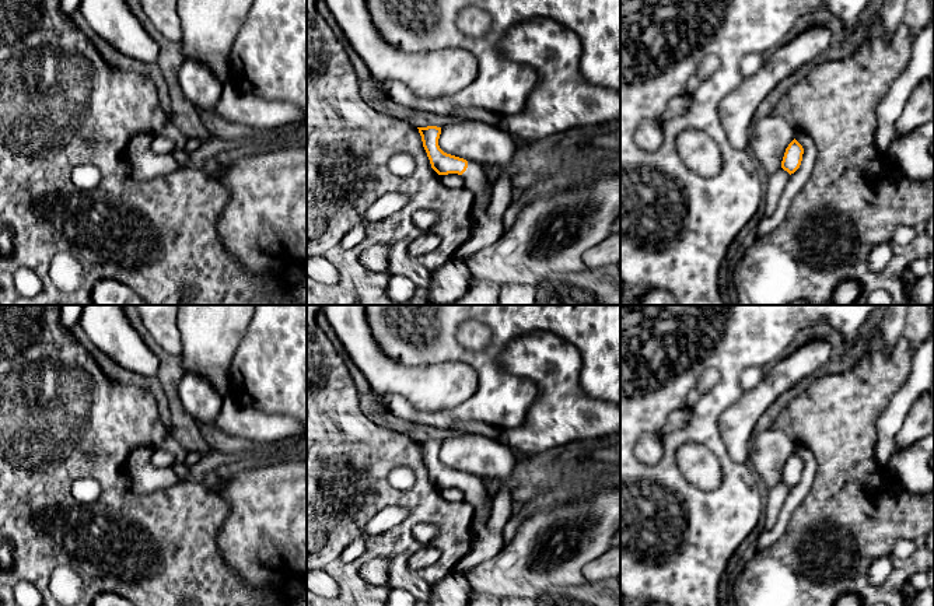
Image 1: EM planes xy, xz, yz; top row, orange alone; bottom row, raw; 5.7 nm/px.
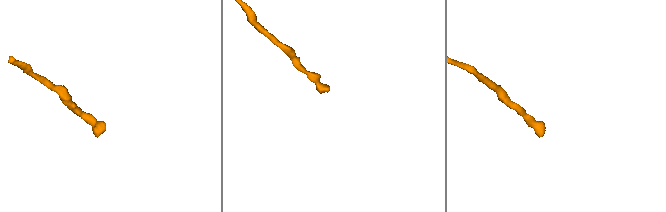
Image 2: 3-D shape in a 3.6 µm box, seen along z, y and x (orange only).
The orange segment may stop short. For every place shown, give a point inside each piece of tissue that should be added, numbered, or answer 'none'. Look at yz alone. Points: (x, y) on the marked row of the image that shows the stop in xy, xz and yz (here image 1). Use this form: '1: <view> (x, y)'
none

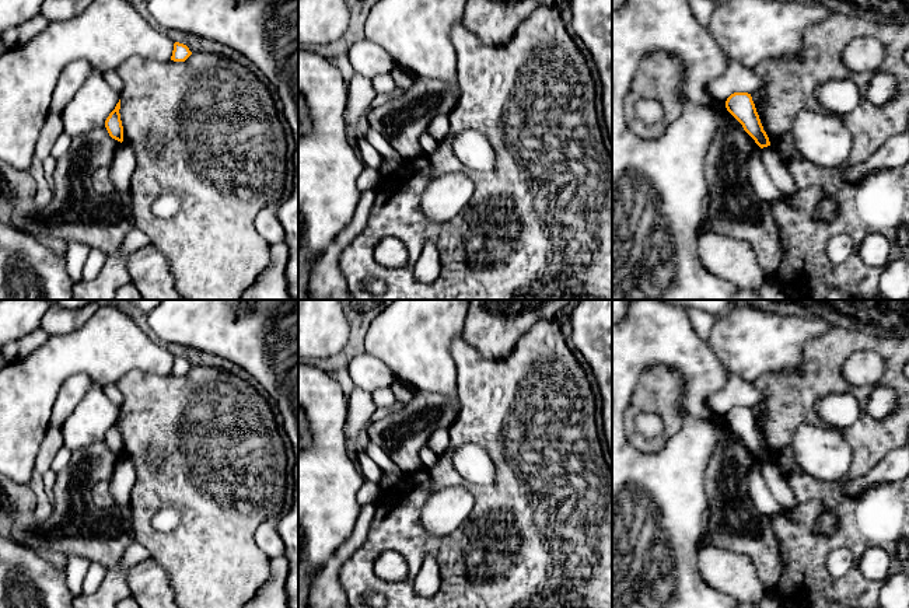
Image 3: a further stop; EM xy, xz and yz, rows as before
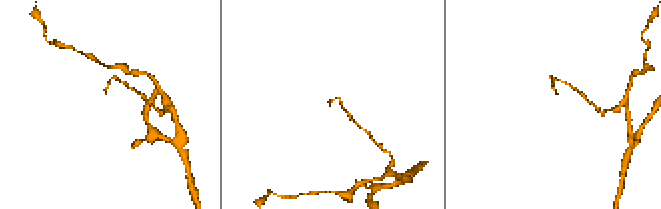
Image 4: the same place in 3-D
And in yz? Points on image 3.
none

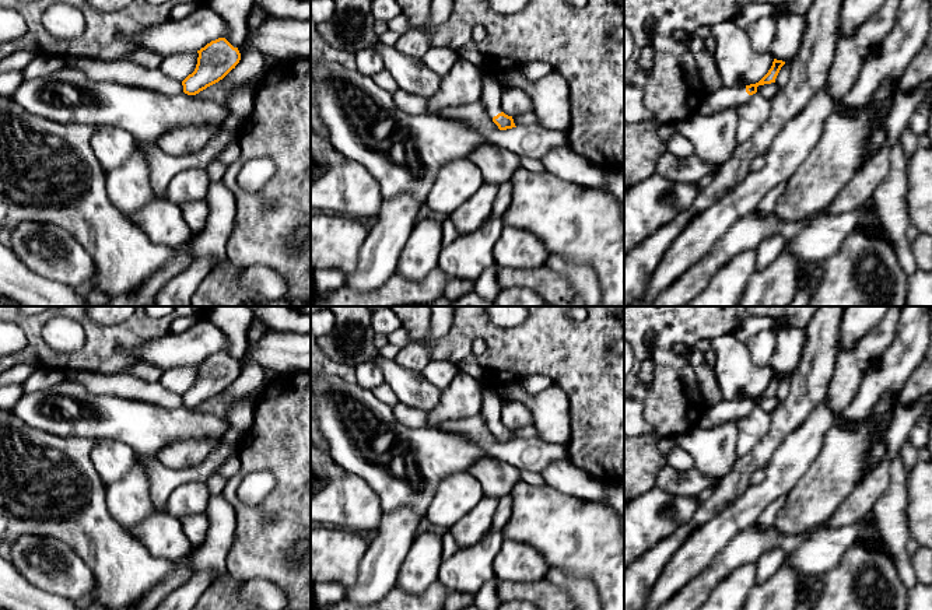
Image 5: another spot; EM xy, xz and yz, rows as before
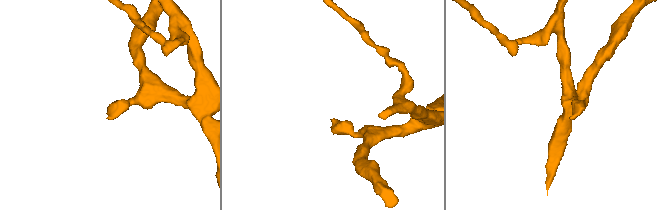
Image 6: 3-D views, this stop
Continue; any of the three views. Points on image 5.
1: yz (722, 98)

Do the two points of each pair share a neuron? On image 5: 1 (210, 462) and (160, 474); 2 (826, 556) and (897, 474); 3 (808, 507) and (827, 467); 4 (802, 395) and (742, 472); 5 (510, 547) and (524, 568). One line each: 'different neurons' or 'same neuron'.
1: same neuron
2: different neurons
3: same neuron
4: same neuron
5: same neuron

